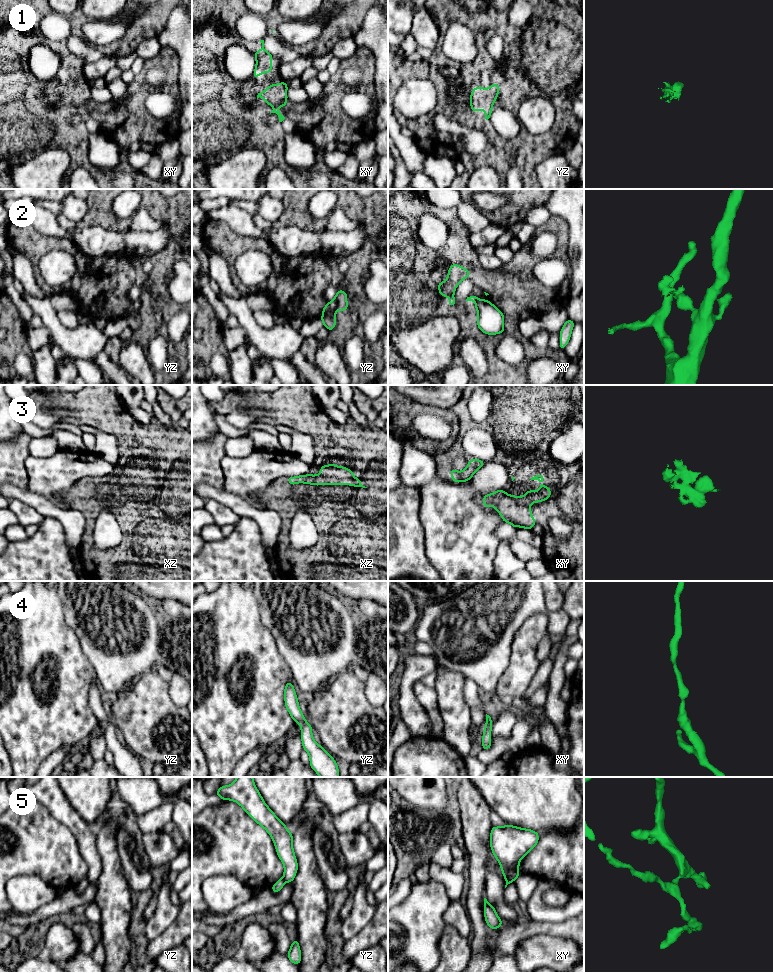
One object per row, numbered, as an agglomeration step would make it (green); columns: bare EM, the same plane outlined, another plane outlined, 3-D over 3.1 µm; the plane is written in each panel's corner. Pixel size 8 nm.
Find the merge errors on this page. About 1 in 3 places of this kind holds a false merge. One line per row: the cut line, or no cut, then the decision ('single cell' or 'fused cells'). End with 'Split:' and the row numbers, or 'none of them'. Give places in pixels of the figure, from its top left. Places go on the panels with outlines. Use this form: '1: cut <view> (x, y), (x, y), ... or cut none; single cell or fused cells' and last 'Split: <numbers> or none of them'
1: cut none; single cell
2: cut yz (333, 300), (338, 309); fused cells
3: cut none; single cell
4: cut none; single cell
5: cut yz (282, 878), (285, 882); fused cells
Split: 2, 5

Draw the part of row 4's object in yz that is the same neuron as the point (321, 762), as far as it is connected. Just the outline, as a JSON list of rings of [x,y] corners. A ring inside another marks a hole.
[[[290,681],[285,685],[284,699],[285,706],[292,719],[301,726],[302,745],[303,749],[309,754],[310,767],[320,777],[339,777],[338,765],[333,756],[314,741],[312,736],[312,726],[305,721],[305,716],[299,708],[294,686]]]

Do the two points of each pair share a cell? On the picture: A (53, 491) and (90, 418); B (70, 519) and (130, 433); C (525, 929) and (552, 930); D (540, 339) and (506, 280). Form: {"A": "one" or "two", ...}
{"A": "two", "B": "two", "C": "one", "D": "two"}

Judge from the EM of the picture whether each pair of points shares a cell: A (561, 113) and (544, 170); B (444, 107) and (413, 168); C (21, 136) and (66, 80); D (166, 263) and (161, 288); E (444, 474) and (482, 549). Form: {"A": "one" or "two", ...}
{"A": "two", "B": "two", "C": "one", "D": "one", "E": "two"}

